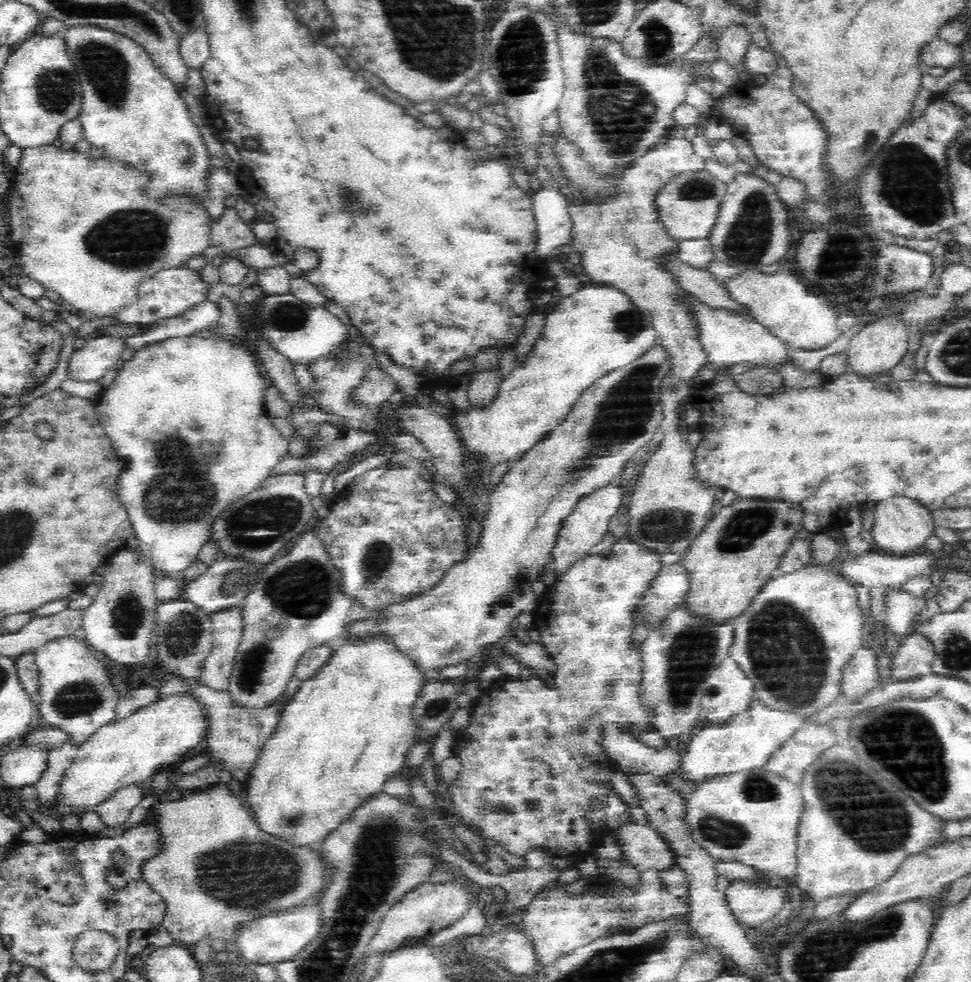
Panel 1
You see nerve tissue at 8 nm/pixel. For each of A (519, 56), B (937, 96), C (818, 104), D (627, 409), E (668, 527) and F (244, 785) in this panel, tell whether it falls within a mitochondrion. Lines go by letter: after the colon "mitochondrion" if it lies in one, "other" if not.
A: mitochondrion
B: other
C: other
D: mitochondrion
E: mitochondrion
F: other

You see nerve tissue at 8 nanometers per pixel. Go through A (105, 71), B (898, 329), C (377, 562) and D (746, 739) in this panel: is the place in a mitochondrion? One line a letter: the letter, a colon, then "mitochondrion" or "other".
A: mitochondrion
B: other
C: mitochondrion
D: other

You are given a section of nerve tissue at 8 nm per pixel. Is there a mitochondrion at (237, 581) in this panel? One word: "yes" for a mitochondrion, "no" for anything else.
yes

